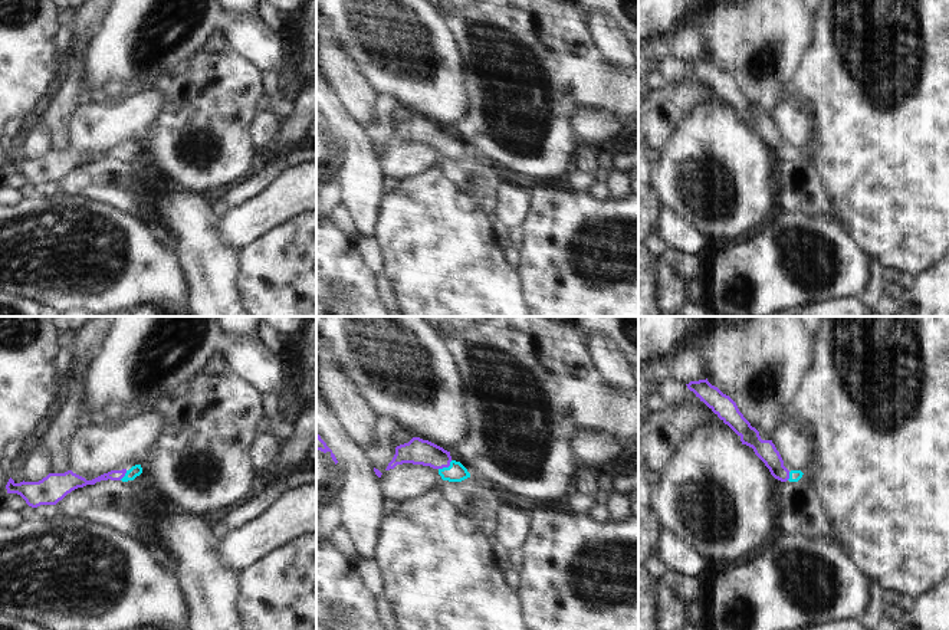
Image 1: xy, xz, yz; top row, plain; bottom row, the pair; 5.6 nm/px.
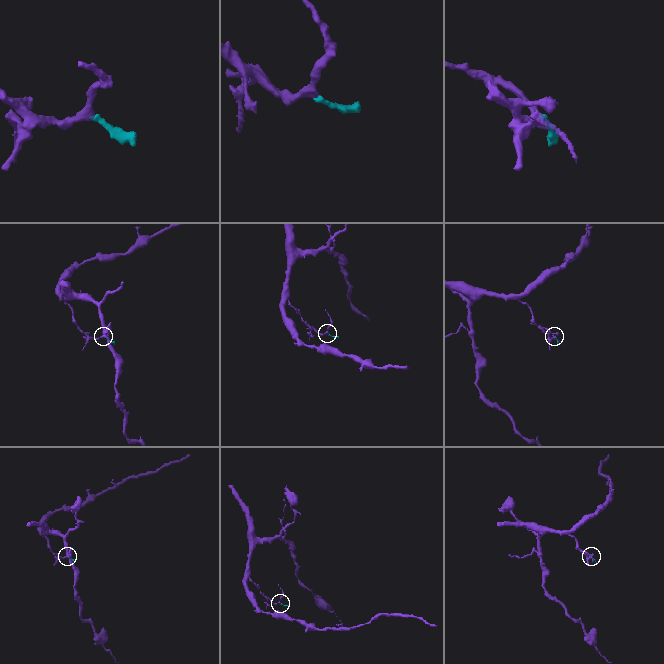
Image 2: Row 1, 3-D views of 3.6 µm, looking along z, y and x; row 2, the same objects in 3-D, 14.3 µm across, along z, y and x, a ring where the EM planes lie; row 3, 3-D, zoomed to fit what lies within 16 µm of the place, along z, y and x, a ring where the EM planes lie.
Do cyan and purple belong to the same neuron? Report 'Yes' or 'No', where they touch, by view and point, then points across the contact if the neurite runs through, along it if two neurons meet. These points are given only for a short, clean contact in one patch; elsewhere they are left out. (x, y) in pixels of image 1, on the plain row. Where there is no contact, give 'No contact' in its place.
Yes. Touches cyan at xz (446, 145). Path across: xz (456, 150), (446, 145), (434, 134), (419, 130)

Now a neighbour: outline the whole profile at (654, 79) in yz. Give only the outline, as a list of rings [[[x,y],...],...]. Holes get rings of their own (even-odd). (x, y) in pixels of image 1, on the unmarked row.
[[[650,68],[646,76],[646,83],[650,91],[659,91],[667,85],[667,81],[659,70]]]

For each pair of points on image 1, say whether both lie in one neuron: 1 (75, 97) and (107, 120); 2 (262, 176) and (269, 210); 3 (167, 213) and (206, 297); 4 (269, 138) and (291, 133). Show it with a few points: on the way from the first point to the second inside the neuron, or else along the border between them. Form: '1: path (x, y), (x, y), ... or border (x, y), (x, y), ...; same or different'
1: border (82, 102), (71, 117), (68, 134); different
2: border (286, 167), (260, 190), (236, 204); different
3: path (187, 233), (199, 245), (206, 259), (206, 276); same
4: border (281, 120), (276, 148), (265, 154); different

